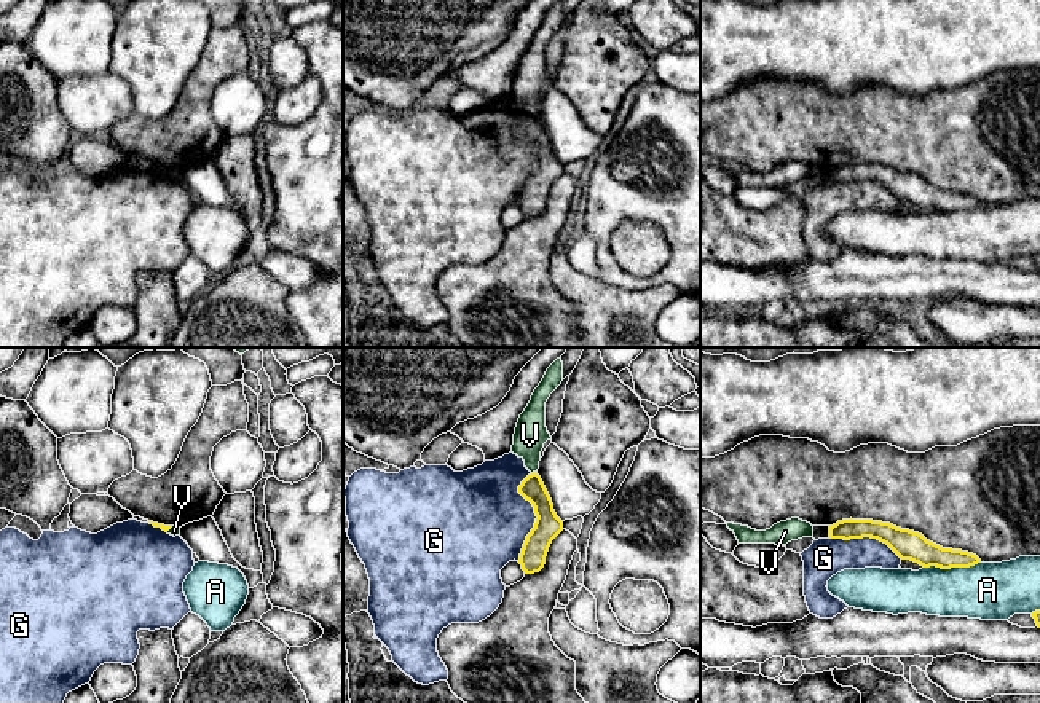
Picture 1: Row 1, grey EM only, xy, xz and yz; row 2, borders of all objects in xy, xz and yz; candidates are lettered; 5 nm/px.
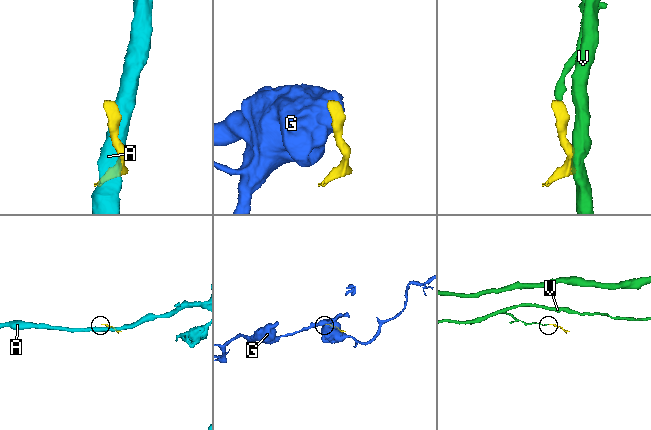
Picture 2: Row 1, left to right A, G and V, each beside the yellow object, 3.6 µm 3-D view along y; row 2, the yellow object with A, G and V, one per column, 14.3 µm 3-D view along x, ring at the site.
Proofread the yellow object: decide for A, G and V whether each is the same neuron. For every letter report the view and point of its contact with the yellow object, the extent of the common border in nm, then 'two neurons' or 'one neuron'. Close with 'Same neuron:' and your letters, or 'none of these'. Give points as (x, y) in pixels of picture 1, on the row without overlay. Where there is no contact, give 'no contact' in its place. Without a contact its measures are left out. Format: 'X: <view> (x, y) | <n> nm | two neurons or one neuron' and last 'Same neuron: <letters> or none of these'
A: yz (951, 209) | 280 nm | two neurons
G: xz (535, 155) | 460 nm | two neurons
V: xy (169, 171) | 50 nm | two neurons
Same neuron: none of these

